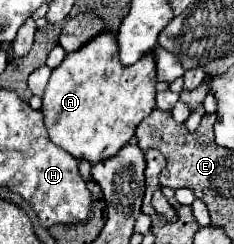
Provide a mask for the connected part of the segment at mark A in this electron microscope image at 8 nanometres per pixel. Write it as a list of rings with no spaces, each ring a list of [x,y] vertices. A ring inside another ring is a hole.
[[[102,33],[100,37],[94,37],[84,49],[78,49],[76,53],[68,53],[60,67],[56,67],[50,75],[50,81],[46,85],[44,97],[42,97],[42,113],[44,113],[44,125],[48,129],[48,137],[54,145],[62,147],[64,151],[72,153],[76,159],[86,159],[88,163],[98,163],[104,159],[110,159],[116,155],[132,137],[136,127],[144,117],[152,113],[154,95],[156,95],[156,65],[152,65],[152,57],[142,57],[132,67],[124,67],[118,61],[118,43],[112,33]]]

